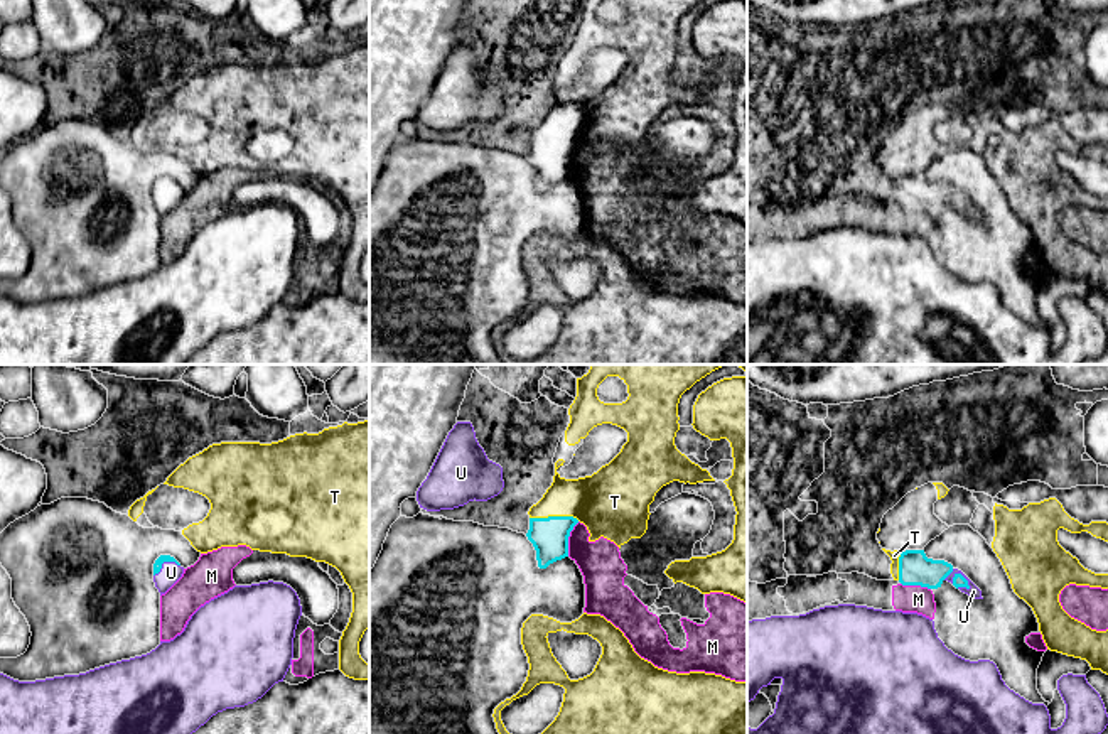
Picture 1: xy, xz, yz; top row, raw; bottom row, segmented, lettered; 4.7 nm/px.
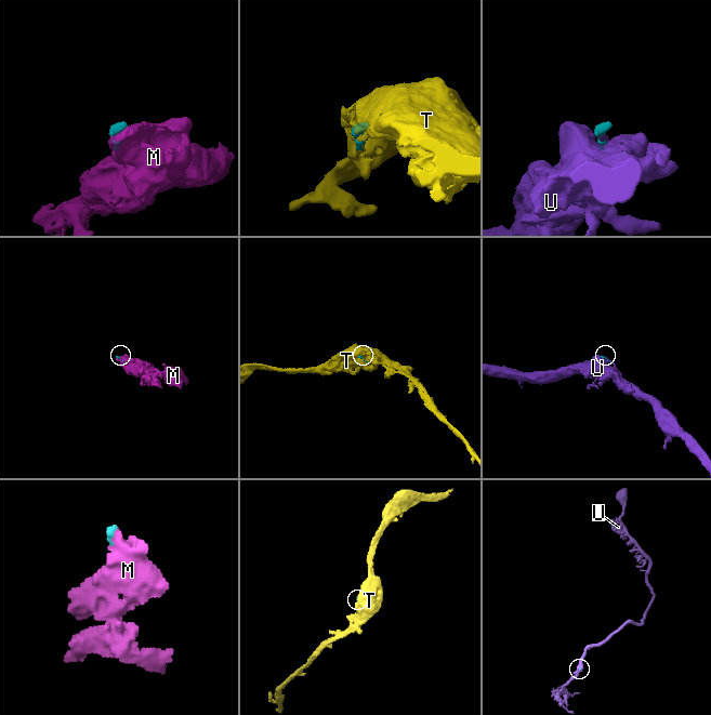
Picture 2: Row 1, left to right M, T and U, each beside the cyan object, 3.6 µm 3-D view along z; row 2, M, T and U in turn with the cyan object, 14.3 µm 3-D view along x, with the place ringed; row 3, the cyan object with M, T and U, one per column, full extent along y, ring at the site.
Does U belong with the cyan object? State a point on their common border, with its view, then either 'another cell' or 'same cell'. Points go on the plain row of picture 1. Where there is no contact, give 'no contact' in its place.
contact yz (958, 196); same cell

